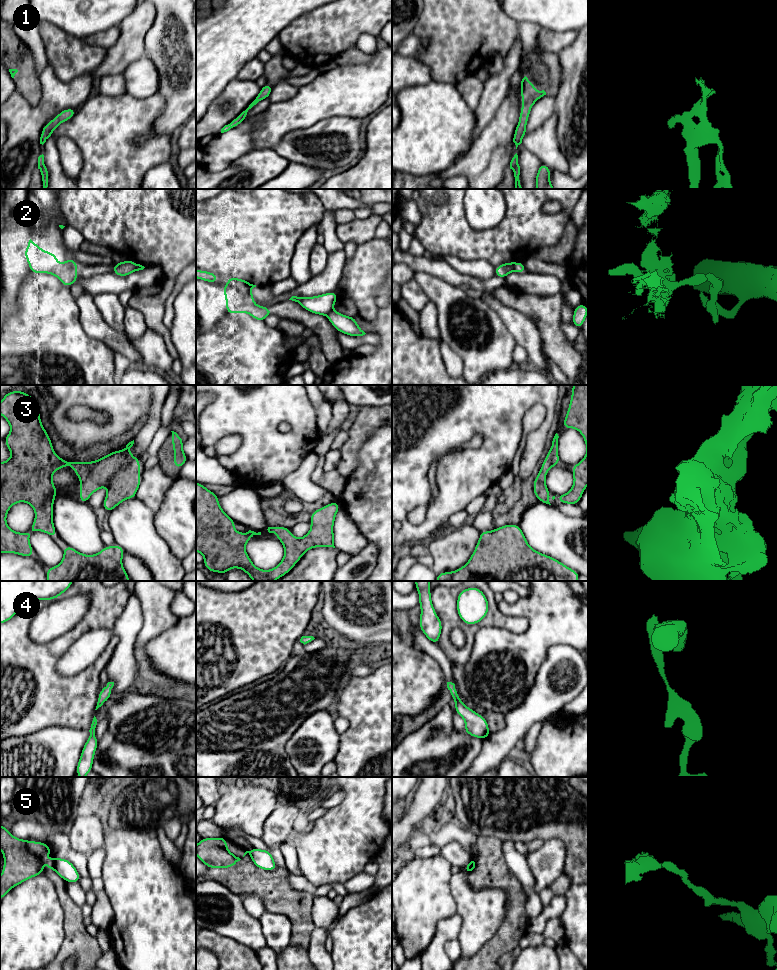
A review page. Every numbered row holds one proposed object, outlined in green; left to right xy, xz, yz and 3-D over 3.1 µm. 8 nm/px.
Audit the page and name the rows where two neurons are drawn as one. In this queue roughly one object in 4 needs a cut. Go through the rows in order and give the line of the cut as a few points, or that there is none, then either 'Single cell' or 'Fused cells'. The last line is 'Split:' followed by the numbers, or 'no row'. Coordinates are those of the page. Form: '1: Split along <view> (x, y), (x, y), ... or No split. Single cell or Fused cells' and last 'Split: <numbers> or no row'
1: No split. Single cell
2: Split along yz (515, 263), (513, 270). Fused cells
3: No split. Single cell
4: No split. Single cell
5: Split along xy (53, 861), (54, 869). Fused cells
Split: 2, 5

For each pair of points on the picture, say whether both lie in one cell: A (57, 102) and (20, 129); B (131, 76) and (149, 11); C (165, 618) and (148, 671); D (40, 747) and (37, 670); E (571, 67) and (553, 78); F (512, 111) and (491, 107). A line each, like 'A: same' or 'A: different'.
A: same
B: different
C: same
D: different
E: different
F: different

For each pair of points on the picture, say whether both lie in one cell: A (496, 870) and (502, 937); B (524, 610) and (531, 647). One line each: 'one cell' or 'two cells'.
A: one cell
B: one cell

